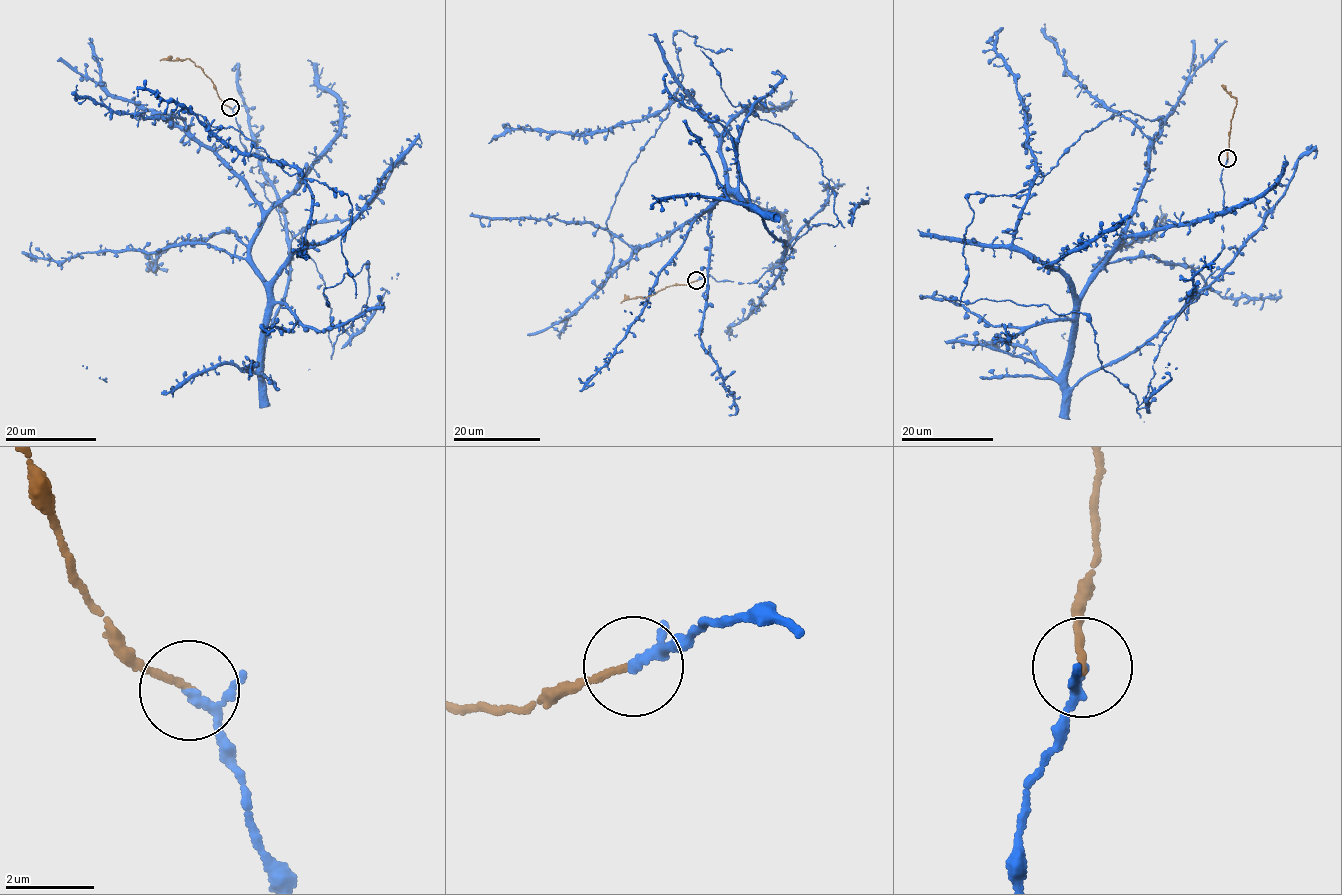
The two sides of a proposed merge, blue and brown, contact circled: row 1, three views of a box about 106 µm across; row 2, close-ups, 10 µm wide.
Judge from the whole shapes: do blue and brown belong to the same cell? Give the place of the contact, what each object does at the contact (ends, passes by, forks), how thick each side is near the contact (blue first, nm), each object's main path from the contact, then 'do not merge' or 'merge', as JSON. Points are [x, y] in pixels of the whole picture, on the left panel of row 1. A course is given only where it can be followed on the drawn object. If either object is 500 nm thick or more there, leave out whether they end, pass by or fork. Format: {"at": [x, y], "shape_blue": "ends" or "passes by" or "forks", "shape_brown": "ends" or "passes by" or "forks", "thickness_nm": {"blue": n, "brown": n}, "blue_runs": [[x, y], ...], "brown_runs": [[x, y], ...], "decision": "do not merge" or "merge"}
{"at": [230, 107], "shape_blue": "passes by", "shape_brown": "ends", "thickness_nm": {"blue": 150, "brown": 150}, "blue_runs": [[229, 107], [291, 259], [261, 375], [270, 281], [308, 244], [312, 193], [289, 164], [138, 96]], "brown_runs": [[229, 107], [219, 98], [211, 78], [188, 58], [160, 60]], "decision": "merge"}

